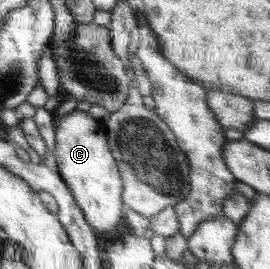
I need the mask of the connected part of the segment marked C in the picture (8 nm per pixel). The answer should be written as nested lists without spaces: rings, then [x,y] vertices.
[[[74,110],[69,113],[66,117],[59,118],[55,120],[56,128],[55,128],[55,159],[58,165],[58,172],[60,173],[60,176],[63,178],[63,181],[69,186],[69,189],[71,190],[71,193],[73,194],[73,197],[75,198],[75,201],[77,202],[77,205],[81,208],[81,211],[84,213],[85,219],[87,220],[87,223],[93,227],[95,231],[97,231],[97,234],[99,233],[113,233],[113,231],[119,231],[121,227],[123,227],[123,217],[124,213],[121,212],[121,209],[123,209],[123,202],[122,202],[122,179],[119,173],[119,168],[117,167],[117,162],[115,161],[115,158],[112,156],[111,150],[108,146],[108,137],[105,132],[104,125],[100,123],[100,121],[97,121],[93,119],[93,117],[85,111],[79,111]]]

